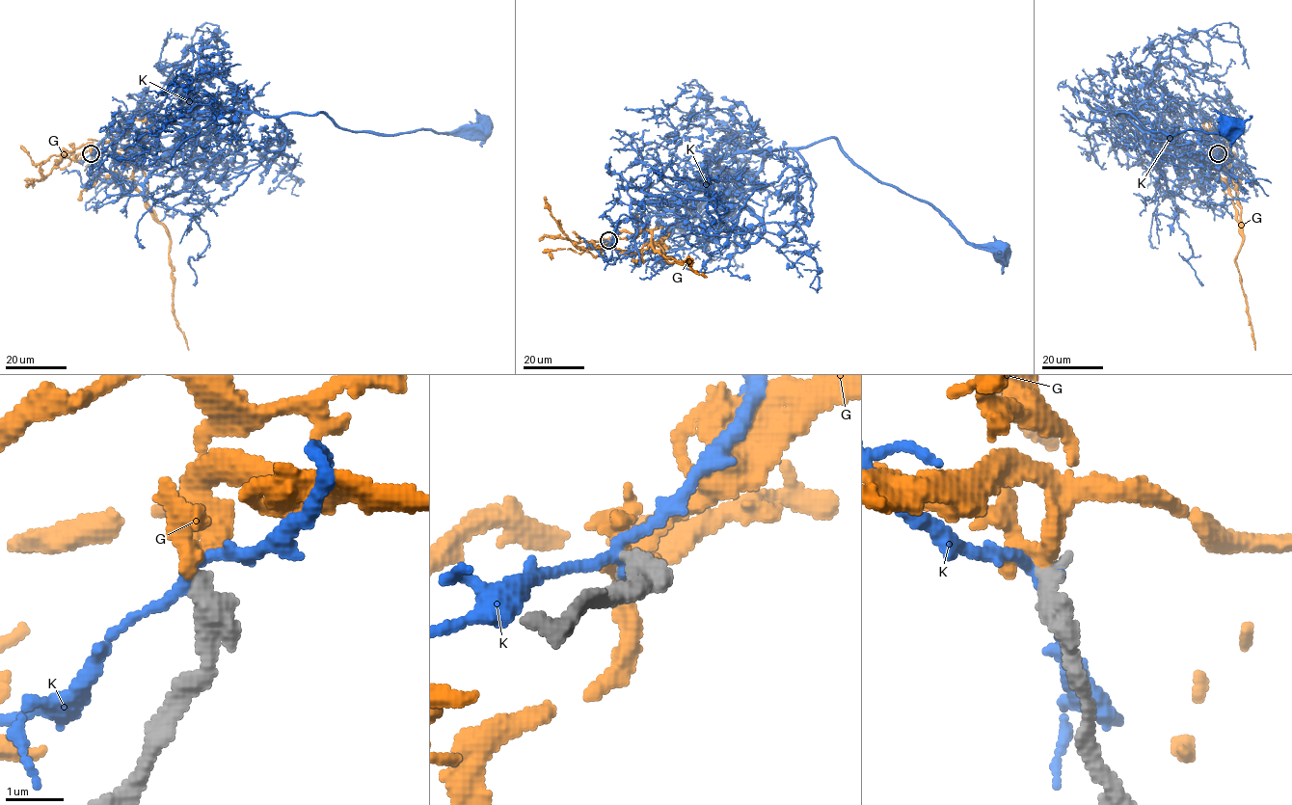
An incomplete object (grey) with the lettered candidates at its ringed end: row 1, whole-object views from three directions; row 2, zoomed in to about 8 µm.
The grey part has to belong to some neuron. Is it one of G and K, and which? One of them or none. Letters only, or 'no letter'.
G

